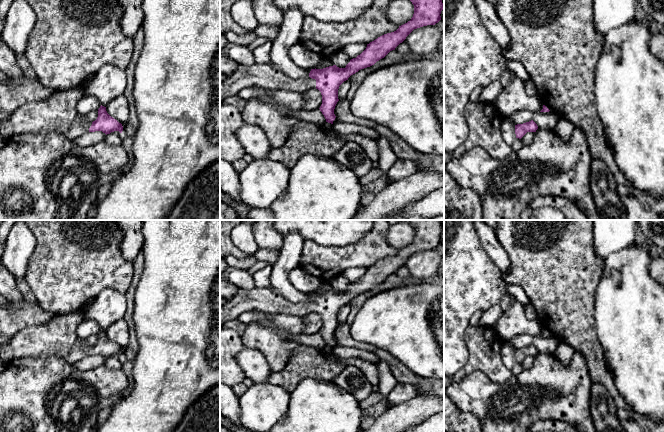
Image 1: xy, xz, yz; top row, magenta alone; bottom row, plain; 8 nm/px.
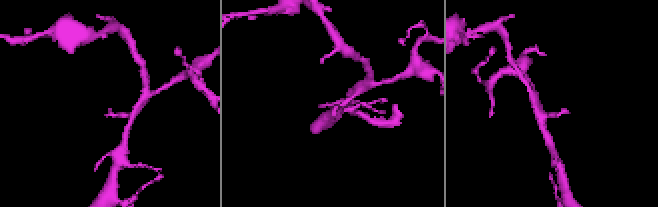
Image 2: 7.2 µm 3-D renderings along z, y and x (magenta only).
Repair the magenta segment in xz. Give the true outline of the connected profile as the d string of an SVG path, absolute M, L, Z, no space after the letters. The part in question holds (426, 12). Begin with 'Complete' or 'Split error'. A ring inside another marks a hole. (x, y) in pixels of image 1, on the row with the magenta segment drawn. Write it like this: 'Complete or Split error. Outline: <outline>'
Split error. Outline: M410 0L414 14L410 21L399 26L391 33L384 34L367 44L366 49L350 60L345 68L336 65L323 69L311 69L309 76L292 79L271 64L240 65L231 75L220 83L220 103L227 97L235 96L244 88L259 86L266 90L282 89L299 93L318 89L322 95L320 111L326 122L333 124L336 116L334 109L339 101L339 86L361 69L374 65L390 51L402 43L414 30L427 25L435 25L441 20L444 9L442 0Z

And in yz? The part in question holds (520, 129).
Complete. Outline: M531 120L523 124L515 125L516 138L521 139L527 132L536 132L538 129L537 124Z

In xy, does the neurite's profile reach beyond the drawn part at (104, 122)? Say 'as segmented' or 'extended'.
extended

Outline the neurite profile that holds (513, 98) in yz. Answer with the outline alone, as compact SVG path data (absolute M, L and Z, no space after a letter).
M517 76L502 88L494 105L502 117L511 116L520 110L540 112L543 109L543 104L536 96L529 96L526 93L524 83Z

